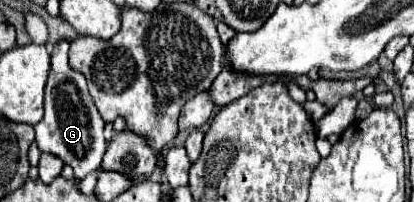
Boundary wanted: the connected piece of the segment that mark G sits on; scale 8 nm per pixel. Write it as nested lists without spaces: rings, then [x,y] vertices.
[[[59,41],[51,53],[51,71],[45,85],[45,117],[35,125],[35,143],[41,151],[49,151],[51,155],[57,155],[65,165],[69,165],[77,179],[83,179],[101,167],[101,159],[107,147],[103,139],[105,121],[101,119],[87,91],[85,77],[69,67],[67,51],[69,41]]]

